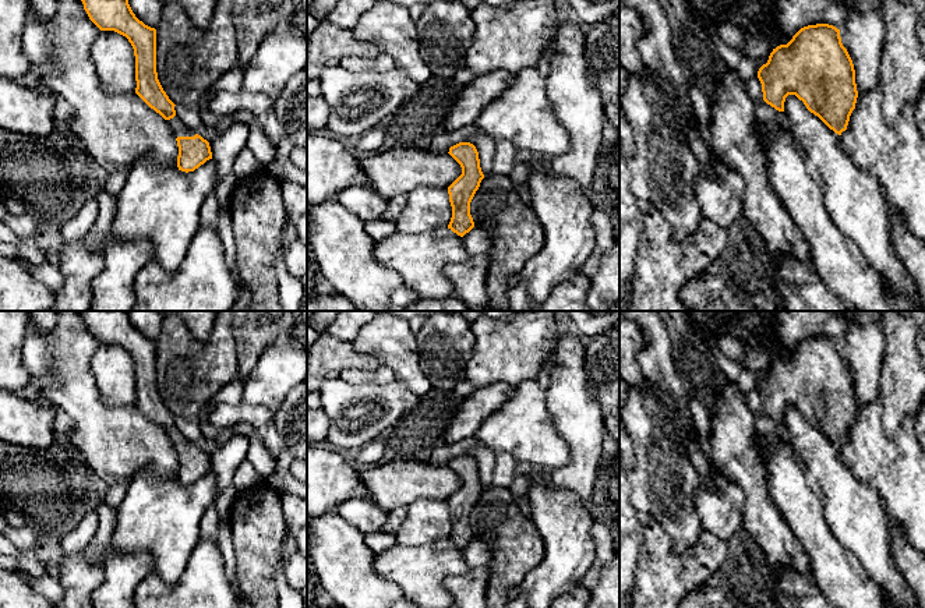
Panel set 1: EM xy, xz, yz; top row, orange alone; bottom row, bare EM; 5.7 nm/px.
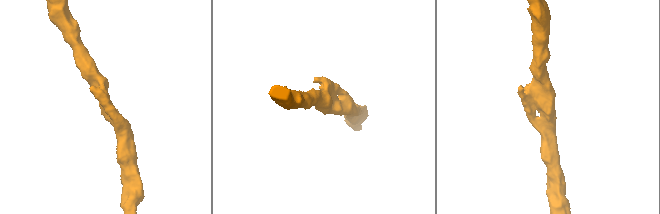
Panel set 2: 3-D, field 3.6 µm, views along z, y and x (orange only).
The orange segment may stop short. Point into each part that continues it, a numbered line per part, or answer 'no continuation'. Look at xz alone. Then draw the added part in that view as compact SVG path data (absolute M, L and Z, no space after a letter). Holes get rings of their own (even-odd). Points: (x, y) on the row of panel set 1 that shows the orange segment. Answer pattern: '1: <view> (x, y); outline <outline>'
no continuation

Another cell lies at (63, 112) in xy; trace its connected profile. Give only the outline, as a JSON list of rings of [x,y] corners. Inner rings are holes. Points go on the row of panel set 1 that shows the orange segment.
[[[56,96],[54,121],[56,128],[64,134],[70,132],[68,120],[73,114],[70,105],[60,96]]]

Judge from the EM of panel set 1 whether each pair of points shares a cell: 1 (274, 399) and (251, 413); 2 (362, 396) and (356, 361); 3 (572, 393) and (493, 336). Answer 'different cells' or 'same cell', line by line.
1: different cells
2: different cells
3: different cells

